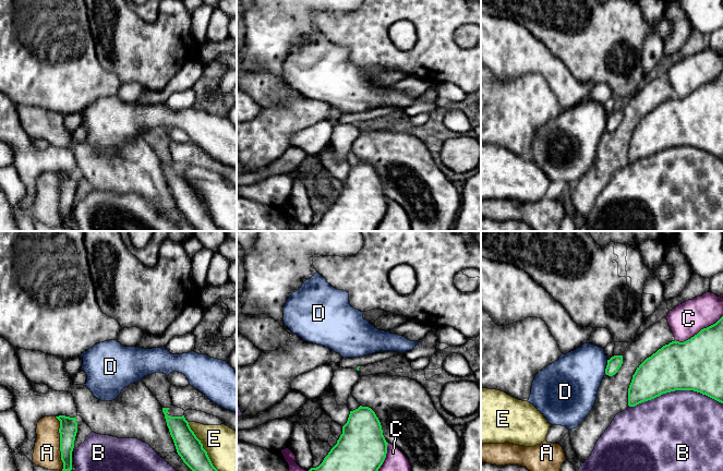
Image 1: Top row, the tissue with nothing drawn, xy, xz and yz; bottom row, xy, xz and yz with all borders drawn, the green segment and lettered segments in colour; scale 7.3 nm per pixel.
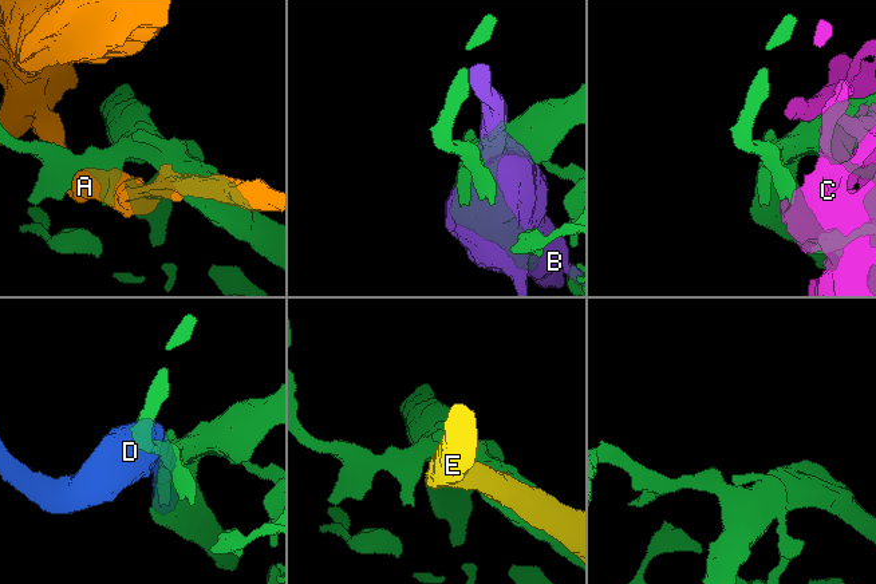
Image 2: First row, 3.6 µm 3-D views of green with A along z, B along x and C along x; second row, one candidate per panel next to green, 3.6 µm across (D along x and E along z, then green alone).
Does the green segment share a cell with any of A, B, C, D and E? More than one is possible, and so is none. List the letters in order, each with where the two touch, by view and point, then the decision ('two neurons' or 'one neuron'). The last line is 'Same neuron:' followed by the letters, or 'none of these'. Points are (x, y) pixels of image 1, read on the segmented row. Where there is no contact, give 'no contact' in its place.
A: meets green in xy at (60, 444); two neurons
B: meets green in yz at (675, 389); two neurons
C: meets green in yz at (699, 331); two neurons
D: meets green in yz at (606, 367); one neuron
E: meets green in xy at (202, 446); two neurons
Same neuron: D

